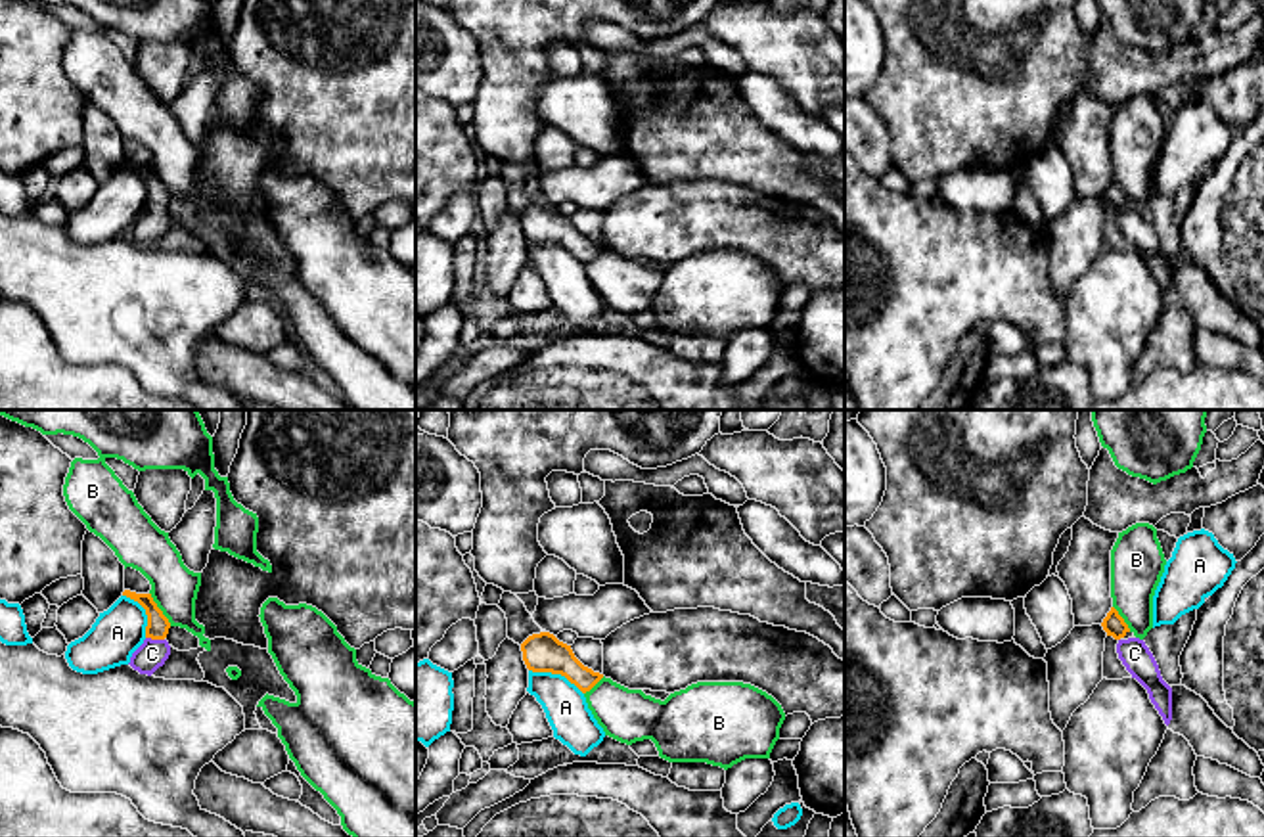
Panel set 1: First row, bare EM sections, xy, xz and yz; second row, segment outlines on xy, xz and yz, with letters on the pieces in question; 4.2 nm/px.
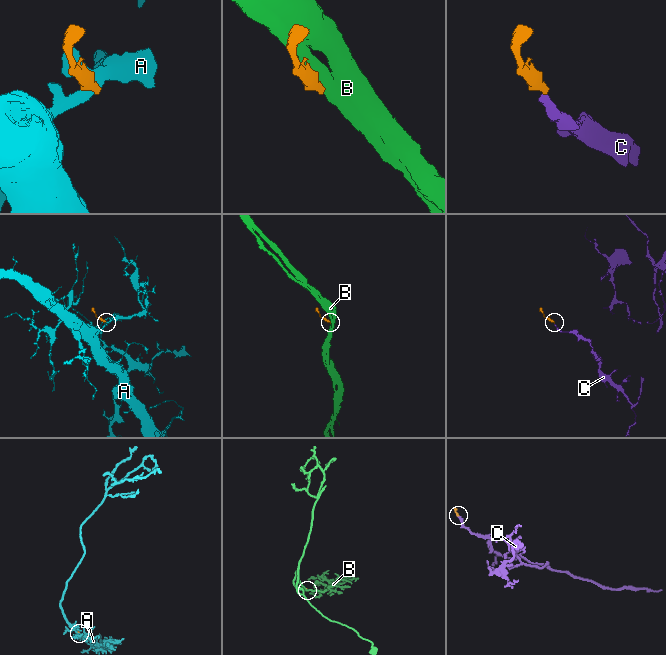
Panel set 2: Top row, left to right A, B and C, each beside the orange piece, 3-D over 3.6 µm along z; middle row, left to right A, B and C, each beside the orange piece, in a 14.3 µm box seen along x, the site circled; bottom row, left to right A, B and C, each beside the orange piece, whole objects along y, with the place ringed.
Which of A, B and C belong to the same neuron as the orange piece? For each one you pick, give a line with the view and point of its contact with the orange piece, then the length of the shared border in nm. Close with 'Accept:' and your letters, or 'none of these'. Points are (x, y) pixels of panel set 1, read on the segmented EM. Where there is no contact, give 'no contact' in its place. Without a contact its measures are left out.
C: contact xy (156, 638); length 80 nm
Accept: C

